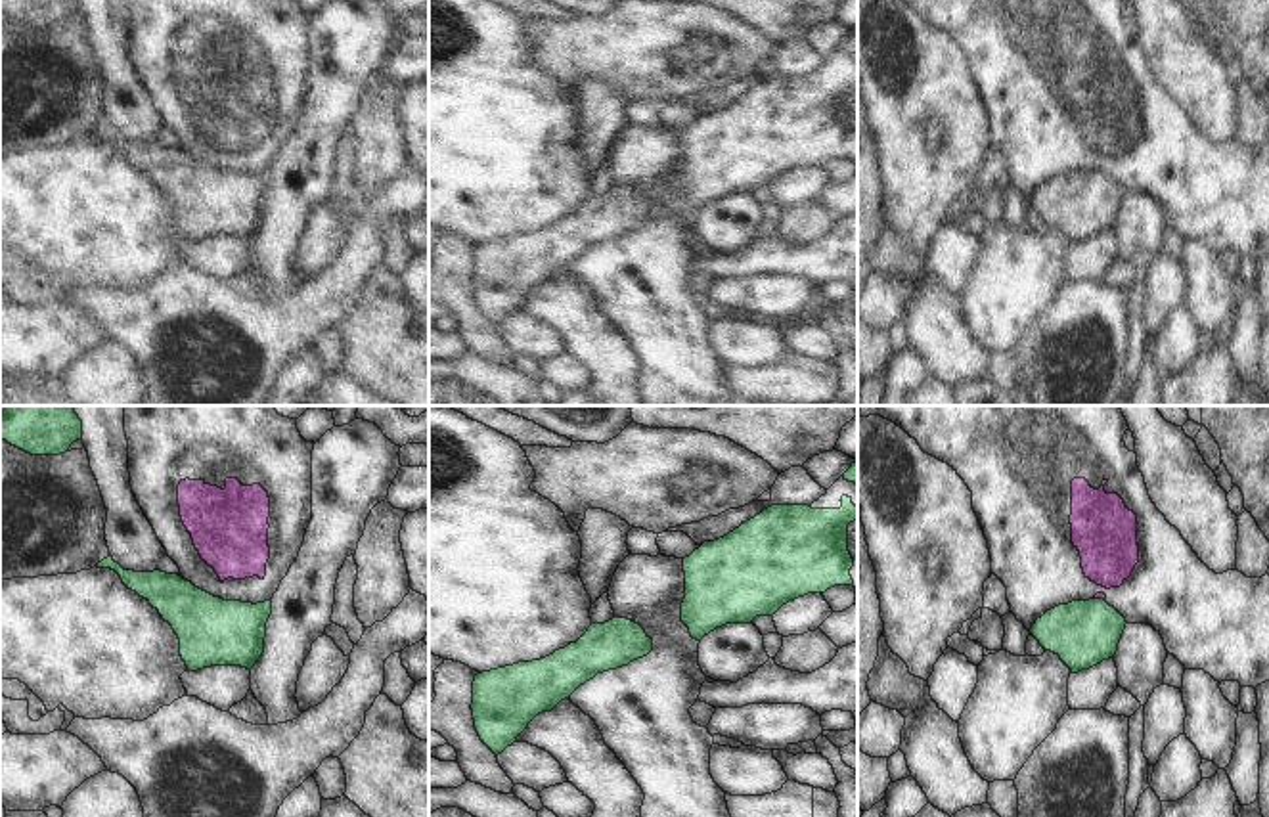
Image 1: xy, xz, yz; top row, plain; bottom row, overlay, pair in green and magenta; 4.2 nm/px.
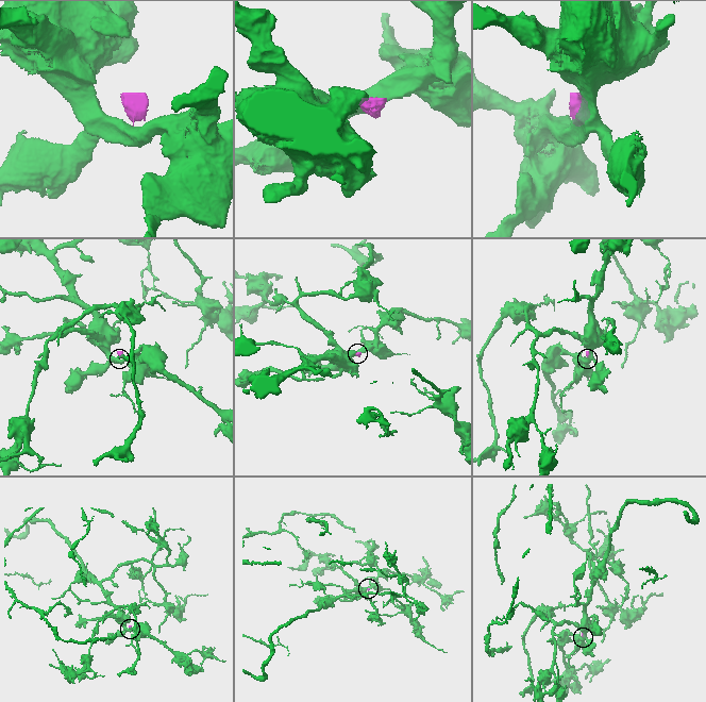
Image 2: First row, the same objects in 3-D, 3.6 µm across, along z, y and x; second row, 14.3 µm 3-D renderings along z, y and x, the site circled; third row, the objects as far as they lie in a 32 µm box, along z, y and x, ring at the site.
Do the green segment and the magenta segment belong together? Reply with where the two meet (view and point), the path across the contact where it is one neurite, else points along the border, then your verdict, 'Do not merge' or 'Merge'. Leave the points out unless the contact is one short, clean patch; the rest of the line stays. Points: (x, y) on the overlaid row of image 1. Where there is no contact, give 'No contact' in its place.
Touches green at yz (1099, 599). Boundary: yz (1095, 597), (1103, 599). Do not merge

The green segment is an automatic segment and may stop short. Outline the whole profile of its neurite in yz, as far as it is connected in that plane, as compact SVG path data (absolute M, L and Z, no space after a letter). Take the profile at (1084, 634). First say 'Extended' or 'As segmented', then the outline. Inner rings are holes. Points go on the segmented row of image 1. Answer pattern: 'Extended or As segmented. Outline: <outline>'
As segmented. Outline: M1089 599L1047 610L1030 633L1078 673L1114 658L1125 624L1125 618L1104 599Z

